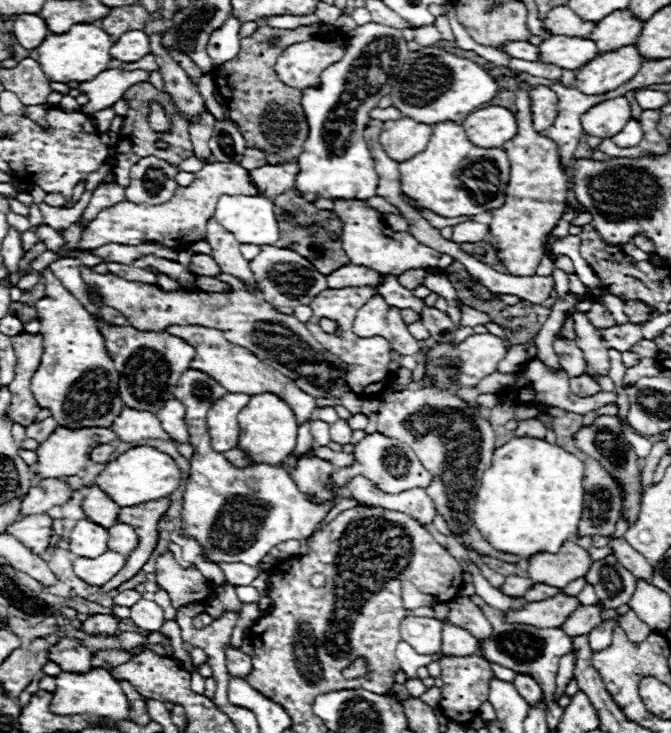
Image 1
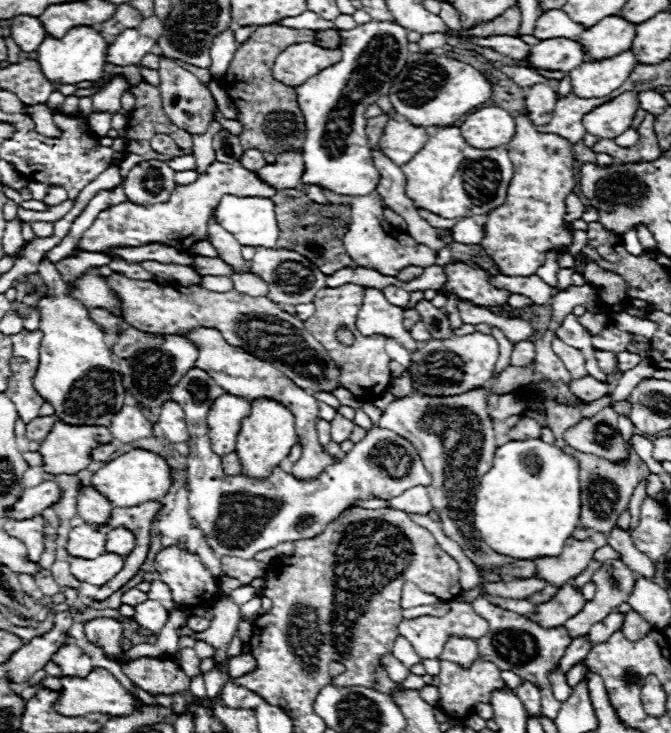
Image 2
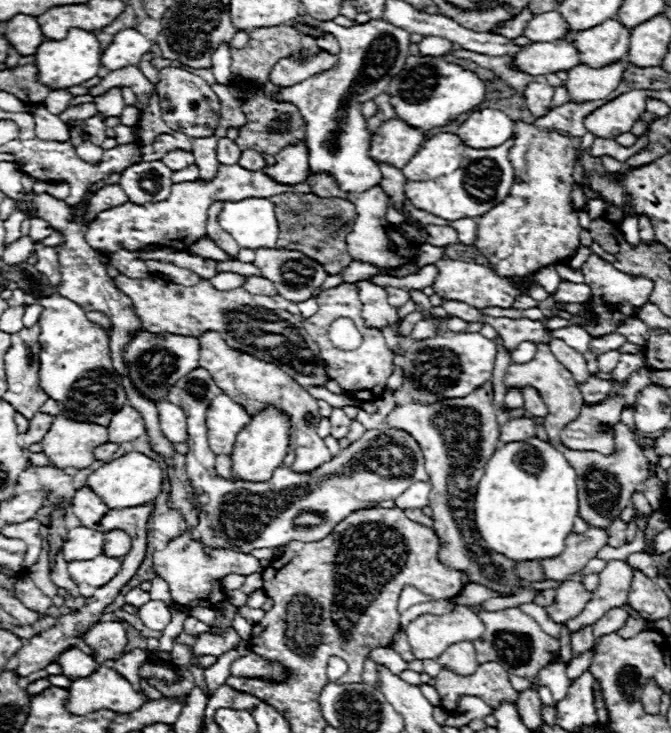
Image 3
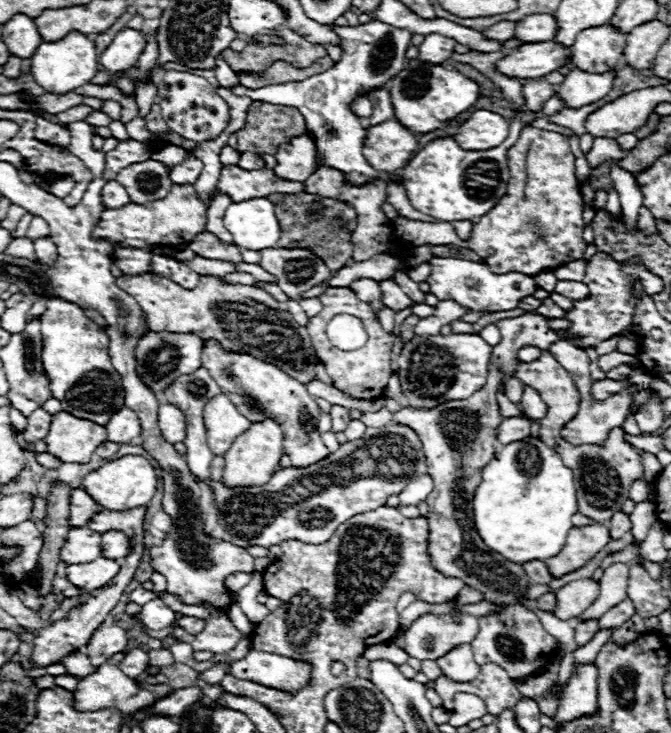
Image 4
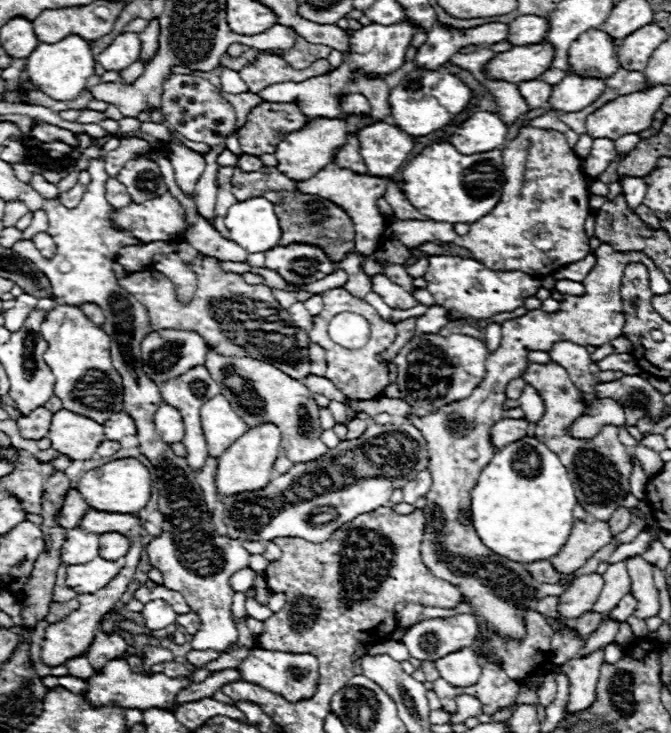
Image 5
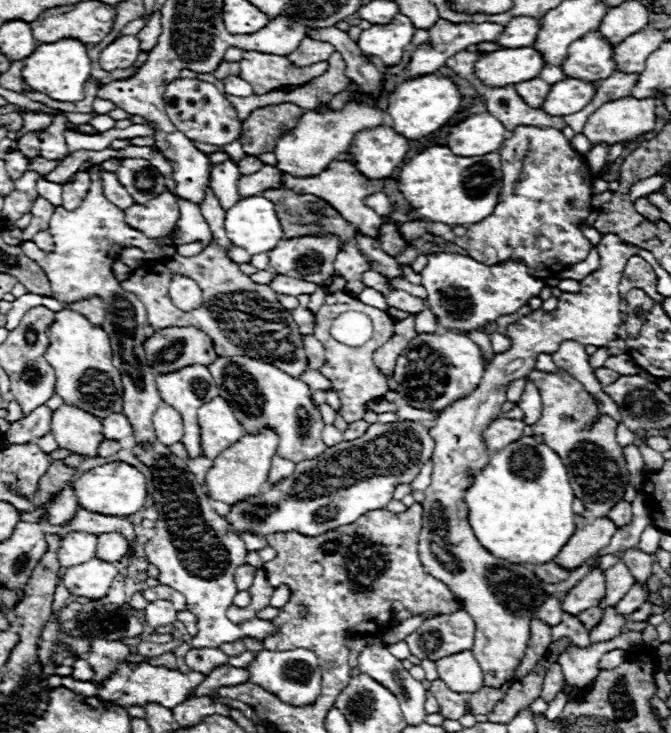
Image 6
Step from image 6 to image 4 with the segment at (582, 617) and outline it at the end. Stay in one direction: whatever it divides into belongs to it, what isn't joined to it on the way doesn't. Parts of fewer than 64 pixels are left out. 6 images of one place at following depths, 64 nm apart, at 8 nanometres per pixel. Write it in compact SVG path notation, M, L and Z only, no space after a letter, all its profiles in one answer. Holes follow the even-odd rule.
M591 619L580 622L576 626L576 634L574 634L574 640L578 646L584 646L588 640L594 638L594 634L598 632L598 620Z

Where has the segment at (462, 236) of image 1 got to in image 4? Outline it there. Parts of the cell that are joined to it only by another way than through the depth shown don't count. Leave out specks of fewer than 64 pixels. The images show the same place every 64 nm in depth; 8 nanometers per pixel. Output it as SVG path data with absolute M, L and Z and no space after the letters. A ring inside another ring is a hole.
M456 220L456 222L450 222L450 224L454 226L456 234L458 234L462 240L468 240L468 238L470 238L470 232L472 232L474 222L470 222L470 220Z

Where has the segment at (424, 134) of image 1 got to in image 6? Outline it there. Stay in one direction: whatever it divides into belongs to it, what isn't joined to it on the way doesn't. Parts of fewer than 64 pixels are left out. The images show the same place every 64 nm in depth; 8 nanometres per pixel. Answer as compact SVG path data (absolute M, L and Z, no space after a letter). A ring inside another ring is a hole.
M384 124L372 130L362 130L350 144L350 154L356 160L358 170L372 180L390 178L408 150L410 142L396 134L392 126Z

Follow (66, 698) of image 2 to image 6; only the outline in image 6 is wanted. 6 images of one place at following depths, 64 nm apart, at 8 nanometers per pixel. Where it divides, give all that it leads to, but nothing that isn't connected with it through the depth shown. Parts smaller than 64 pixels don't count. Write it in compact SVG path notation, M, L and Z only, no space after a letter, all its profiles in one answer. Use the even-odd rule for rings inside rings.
M126 662L118 664L114 674L104 680L102 684L96 684L98 694L96 698L106 700L106 702L116 702L120 706L146 706L148 702L160 702L162 706L168 706L170 710L178 704L182 704L186 700L186 696L200 686L200 682L204 680L204 676L200 672L174 672L174 670L166 670L162 666L152 666L148 662L142 662L136 666L136 670L130 670L130 666Z

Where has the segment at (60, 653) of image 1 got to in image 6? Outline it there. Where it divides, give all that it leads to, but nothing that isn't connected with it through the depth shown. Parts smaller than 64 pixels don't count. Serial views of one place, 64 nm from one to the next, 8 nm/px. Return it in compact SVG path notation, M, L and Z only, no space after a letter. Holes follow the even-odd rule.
M76 660L72 664L72 678L76 680L84 680L84 682L92 682L94 678L94 670L86 660Z

